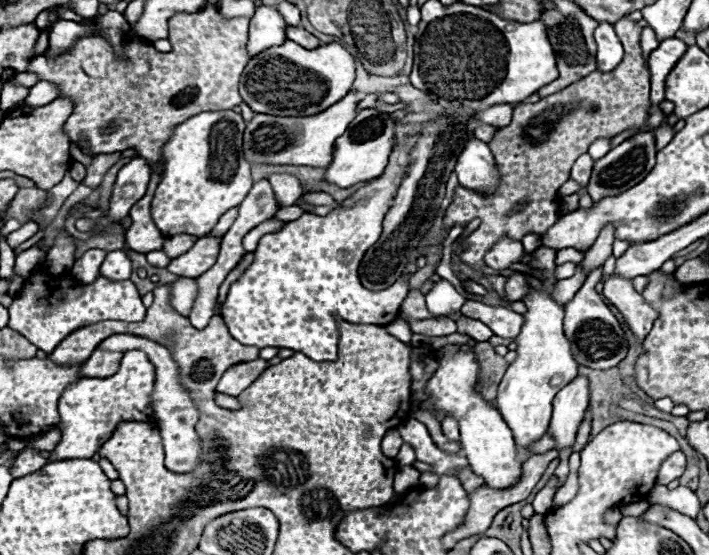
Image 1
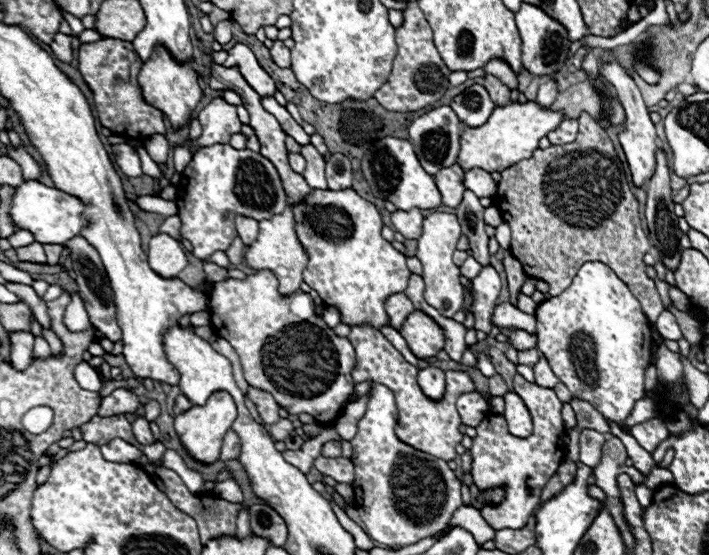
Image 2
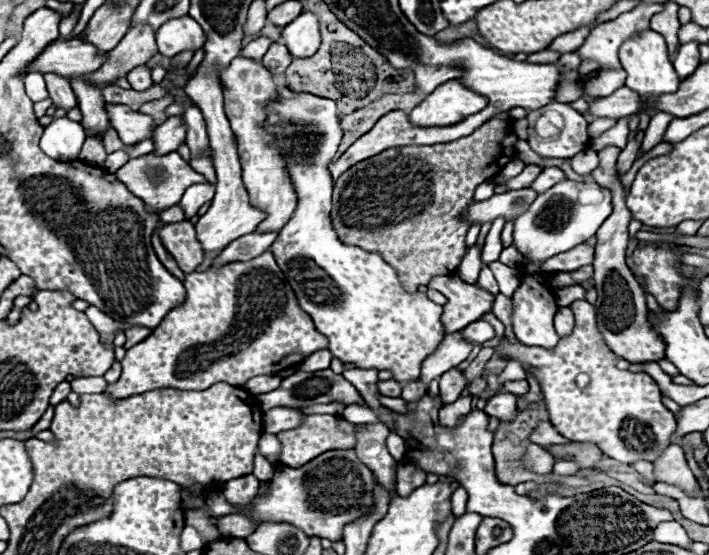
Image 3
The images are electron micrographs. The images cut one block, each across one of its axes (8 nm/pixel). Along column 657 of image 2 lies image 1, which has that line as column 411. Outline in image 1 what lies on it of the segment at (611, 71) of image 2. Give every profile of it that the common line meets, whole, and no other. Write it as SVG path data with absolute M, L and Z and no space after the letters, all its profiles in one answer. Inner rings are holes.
M400 134L394 140L394 150L390 156L388 168L378 176L362 184L350 198L340 202L336 208L332 208L326 216L318 214L302 214L298 220L286 222L278 232L264 234L258 242L258 248L254 250L252 264L242 272L242 276L230 284L230 290L226 294L226 302L222 304L222 318L230 330L230 334L244 346L276 346L276 348L290 348L300 350L312 360L334 360L336 358L336 346L338 346L338 326L336 326L336 314L352 324L378 324L384 326L398 316L400 302L408 294L409 279L403 272L400 277L385 290L370 292L366 290L358 280L358 264L364 252L378 240L382 234L382 220L388 212L388 202L394 198L400 182L408 176L408 162L400 164L400 154L410 154L414 148L414 140L418 136Z

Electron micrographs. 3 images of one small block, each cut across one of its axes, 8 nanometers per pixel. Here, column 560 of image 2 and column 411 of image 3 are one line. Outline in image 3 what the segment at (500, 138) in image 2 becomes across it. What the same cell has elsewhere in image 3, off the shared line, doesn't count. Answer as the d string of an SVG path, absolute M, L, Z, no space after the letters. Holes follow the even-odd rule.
M458 78L444 82L442 86L438 86L432 94L428 94L412 112L410 112L410 120L416 126L452 126L472 114L478 114L480 110L484 110L488 106L488 98L470 90L468 86L464 86Z

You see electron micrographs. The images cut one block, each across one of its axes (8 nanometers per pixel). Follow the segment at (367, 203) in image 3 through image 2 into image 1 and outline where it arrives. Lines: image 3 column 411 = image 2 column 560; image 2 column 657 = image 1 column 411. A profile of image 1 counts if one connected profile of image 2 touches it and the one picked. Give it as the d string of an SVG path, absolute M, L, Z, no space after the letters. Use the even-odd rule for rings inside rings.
M412 290L402 306L400 306L400 316L402 318L412 318L412 320L426 320L426 318L446 318L446 316L432 316L426 308L426 300L424 300L424 292L422 290Z

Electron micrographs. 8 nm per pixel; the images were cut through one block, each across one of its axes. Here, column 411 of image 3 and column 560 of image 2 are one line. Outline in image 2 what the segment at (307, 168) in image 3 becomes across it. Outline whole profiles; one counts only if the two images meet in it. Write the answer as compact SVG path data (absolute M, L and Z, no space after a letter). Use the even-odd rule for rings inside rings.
M584 262L572 284L558 294L556 298L548 298L536 308L536 348L544 354L548 364L560 382L572 392L572 396L590 402L602 416L624 422L630 414L636 400L640 400L644 392L644 370L650 366L652 358L652 328L644 312L640 310L634 294L620 282L620 278L602 262Z

